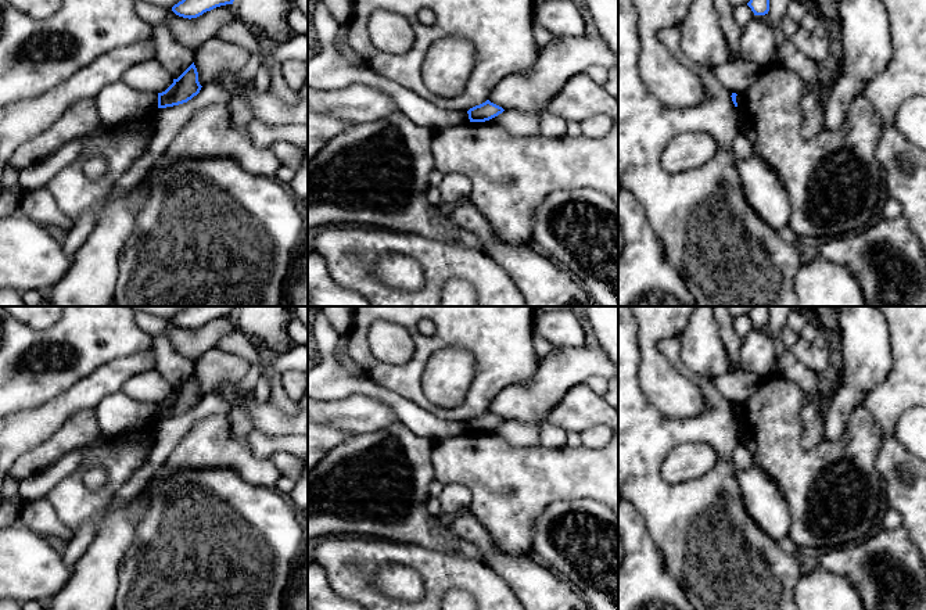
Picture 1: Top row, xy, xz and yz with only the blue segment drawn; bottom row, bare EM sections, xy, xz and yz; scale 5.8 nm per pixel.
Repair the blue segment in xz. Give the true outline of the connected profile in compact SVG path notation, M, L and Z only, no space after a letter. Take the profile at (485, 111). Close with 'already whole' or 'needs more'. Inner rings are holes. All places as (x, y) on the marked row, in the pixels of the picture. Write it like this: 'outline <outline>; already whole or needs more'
outline M489 100L485 103L475 105L467 111L470 122L485 122L489 121L499 114L502 114L505 110Z; already whole

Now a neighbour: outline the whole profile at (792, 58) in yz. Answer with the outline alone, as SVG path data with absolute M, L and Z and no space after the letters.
M787 37L787 40L776 47L780 64L800 75L807 86L805 94L801 97L803 128L801 136L807 140L812 139L825 128L825 112L821 101L819 67L804 55Z

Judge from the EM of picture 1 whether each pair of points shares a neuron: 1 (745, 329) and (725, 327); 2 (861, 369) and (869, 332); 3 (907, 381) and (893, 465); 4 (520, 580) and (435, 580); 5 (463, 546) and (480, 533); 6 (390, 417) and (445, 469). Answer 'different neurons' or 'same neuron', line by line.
1: different neurons
2: same neuron
3: same neuron
4: different neurons
5: different neurons
6: different neurons

